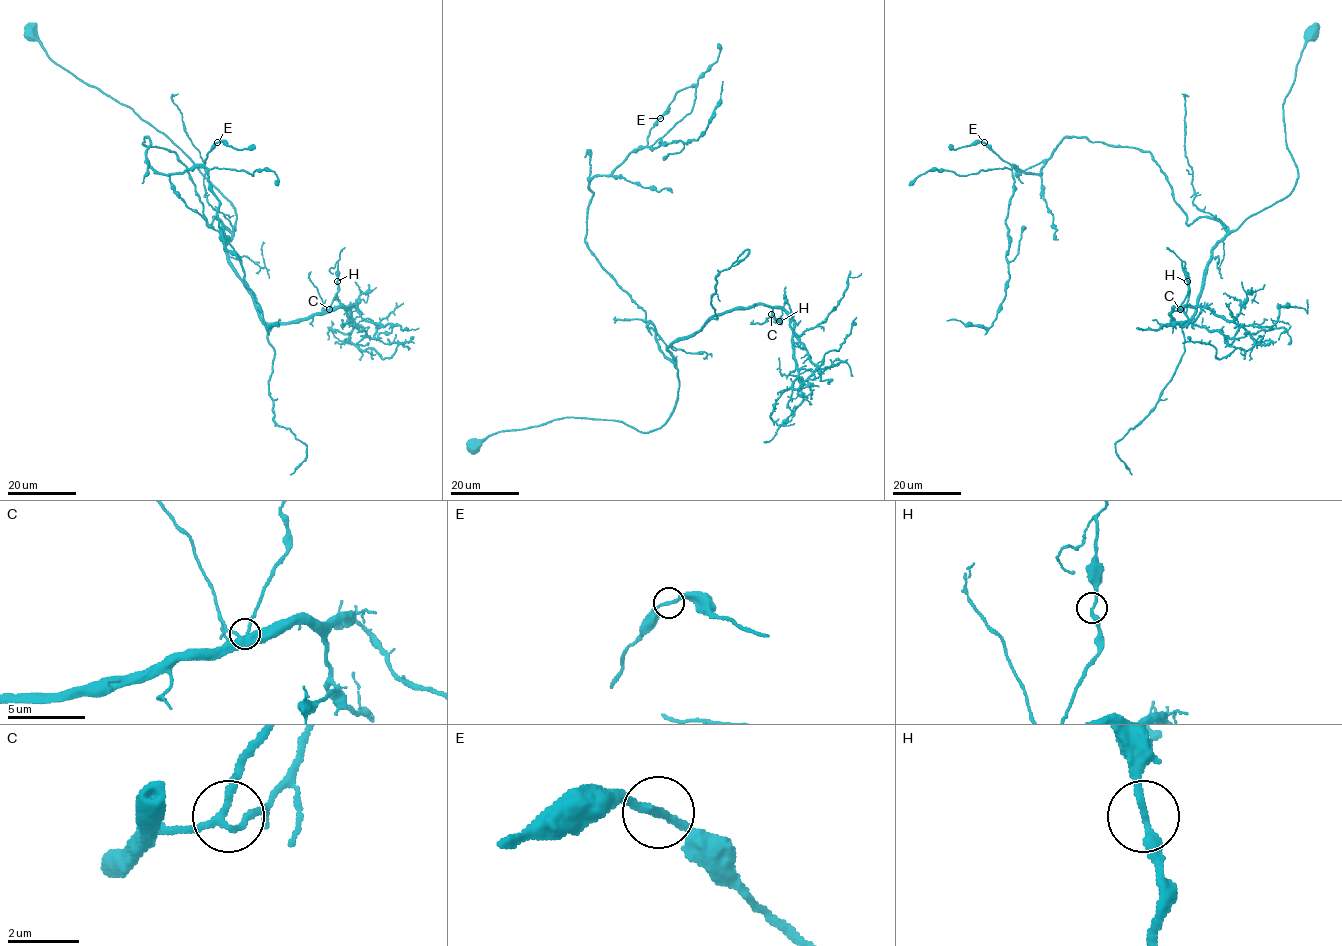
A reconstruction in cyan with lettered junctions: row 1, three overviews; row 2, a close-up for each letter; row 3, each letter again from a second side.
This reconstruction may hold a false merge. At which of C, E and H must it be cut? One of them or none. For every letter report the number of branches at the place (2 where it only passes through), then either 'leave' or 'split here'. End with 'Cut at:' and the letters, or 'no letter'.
C: 3 branches meet; leave
E: 2 branches meet; leave
H: 2 branches meet; leave
Cut at: no letter

